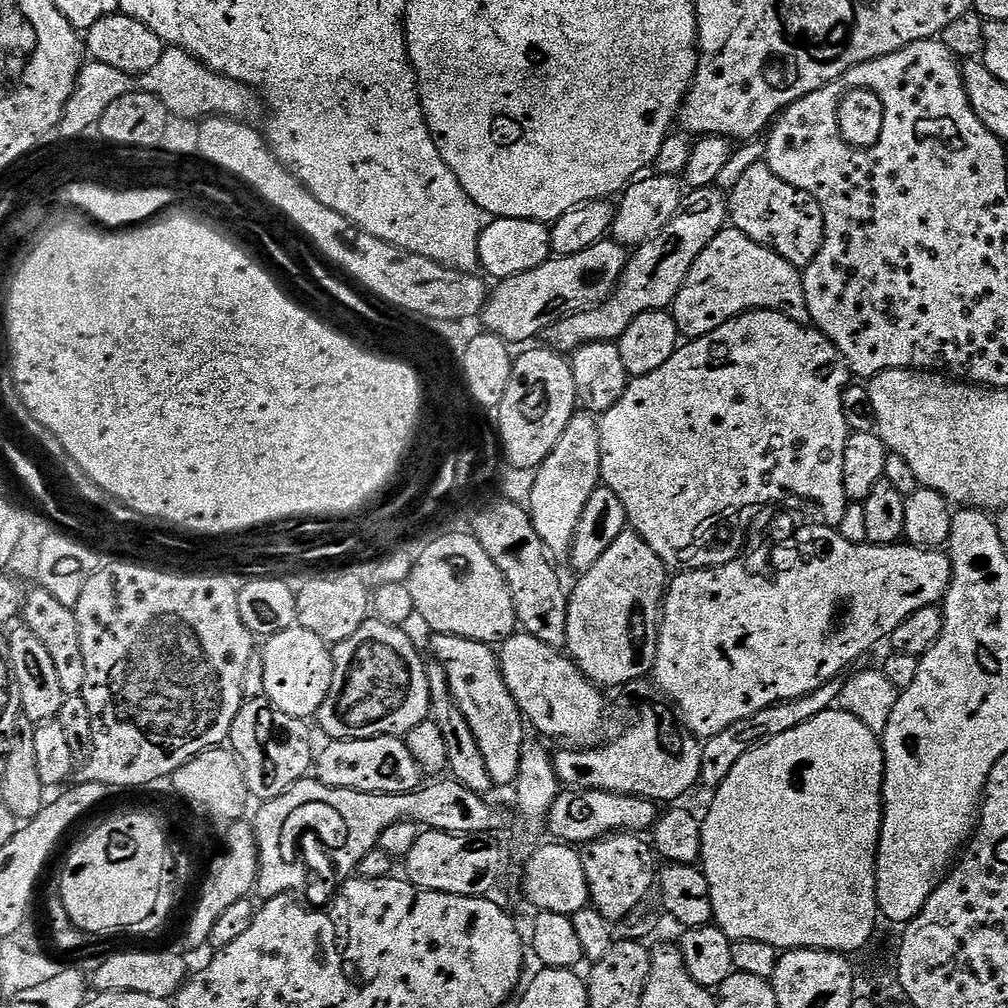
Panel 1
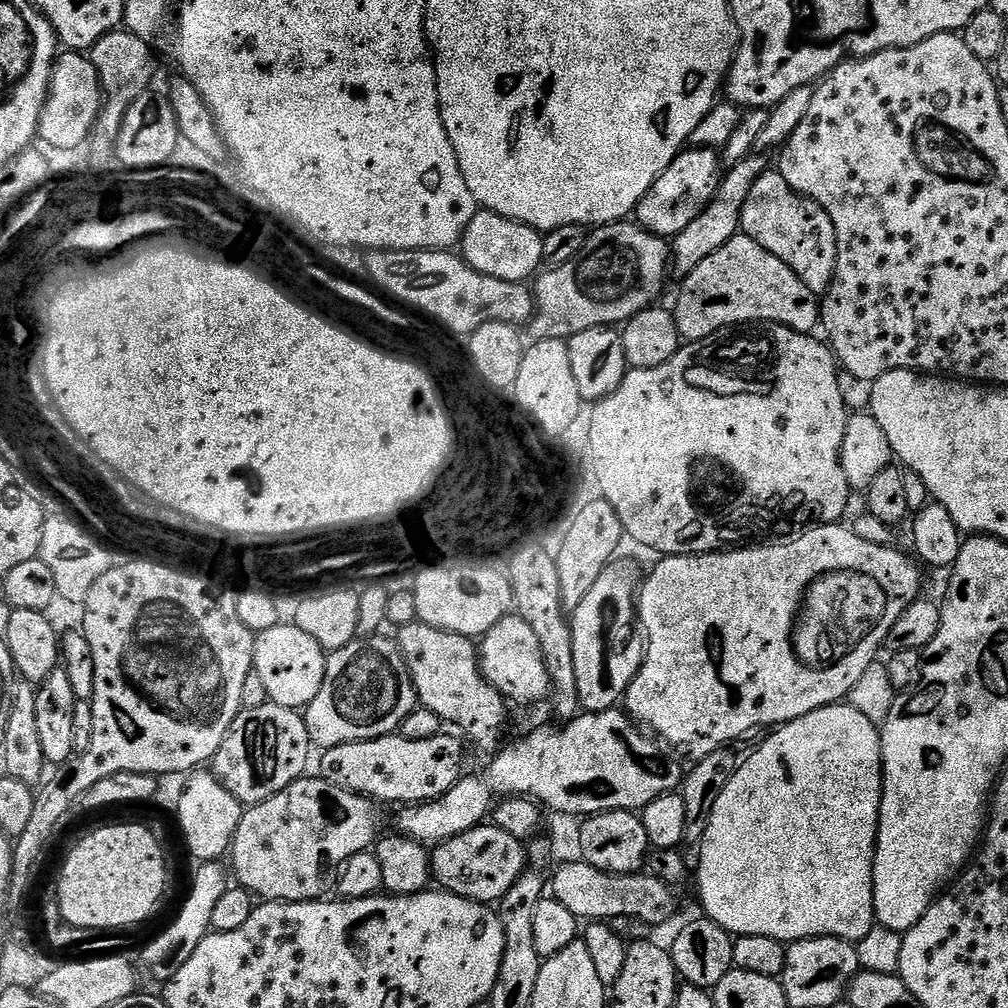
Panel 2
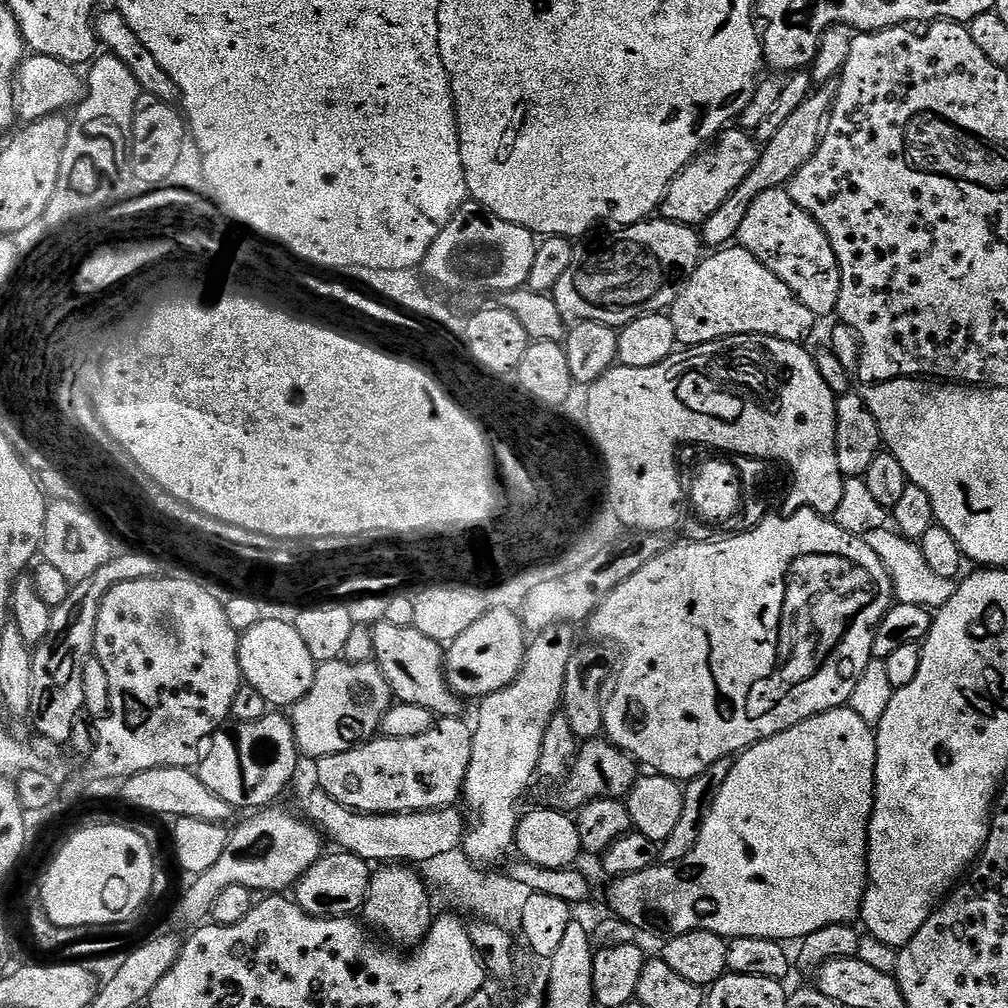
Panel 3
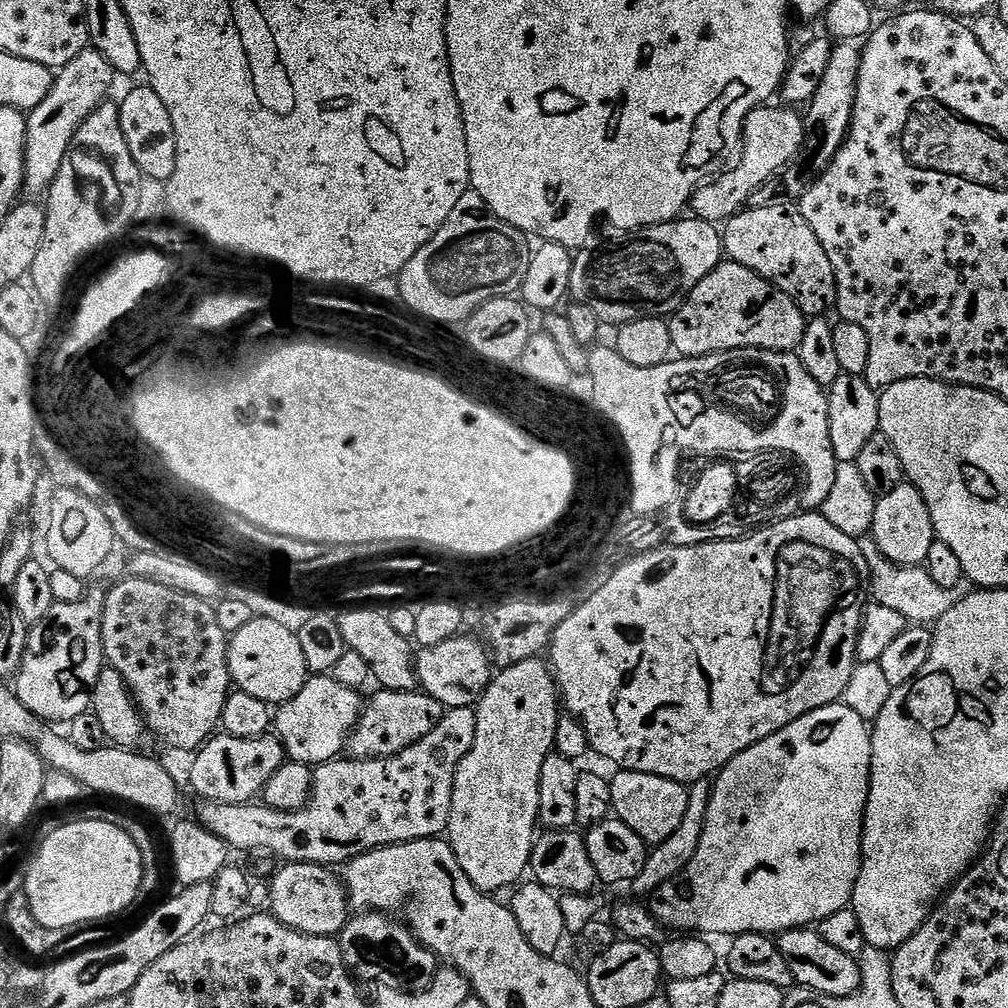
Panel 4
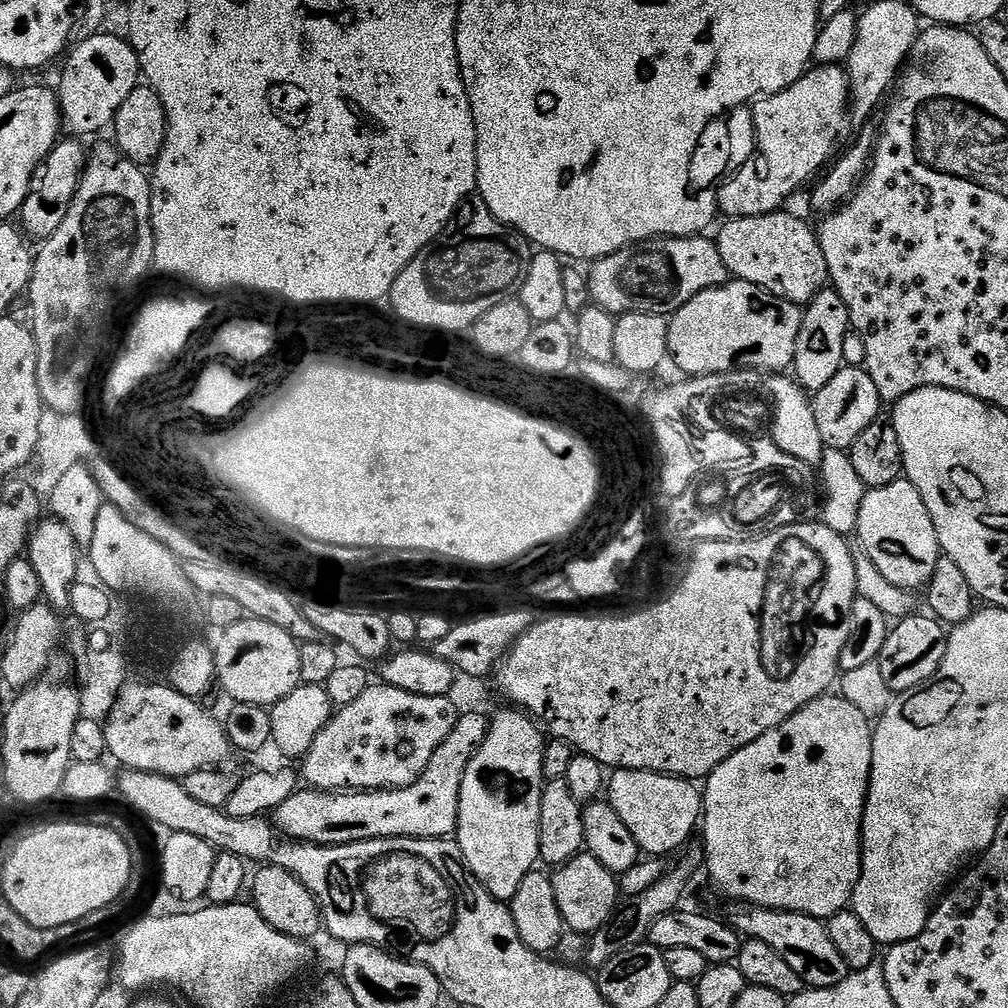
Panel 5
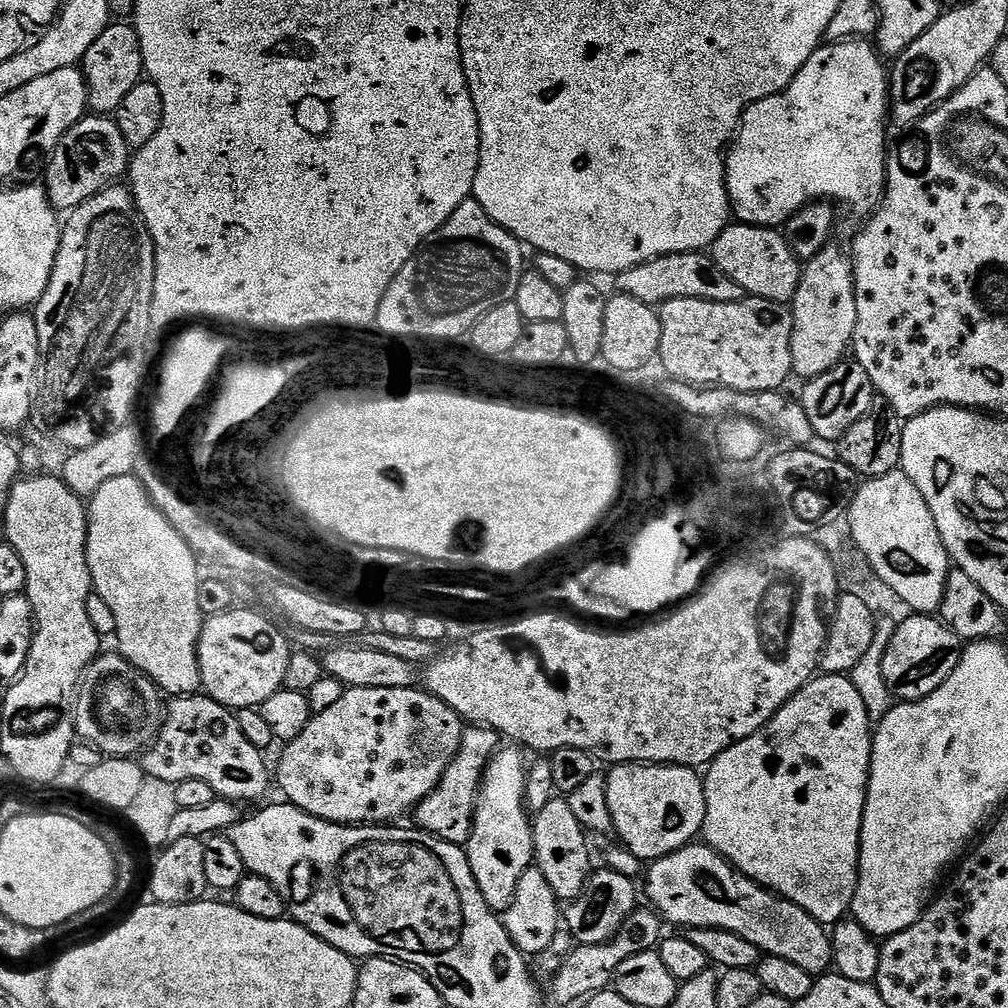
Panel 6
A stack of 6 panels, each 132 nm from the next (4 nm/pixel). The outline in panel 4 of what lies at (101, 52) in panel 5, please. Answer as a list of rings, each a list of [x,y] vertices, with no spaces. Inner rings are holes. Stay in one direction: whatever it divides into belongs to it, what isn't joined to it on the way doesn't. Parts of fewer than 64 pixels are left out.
[[[85,50],[74,58],[66,67],[55,73],[50,94],[37,108],[27,113],[28,130],[26,150],[24,151],[24,188],[27,191],[47,193],[52,187],[58,170],[62,170],[62,162],[72,145],[74,134],[78,134],[78,126],[94,114],[94,110],[109,99],[108,91],[112,88],[114,73],[110,62],[102,54],[94,50]]]

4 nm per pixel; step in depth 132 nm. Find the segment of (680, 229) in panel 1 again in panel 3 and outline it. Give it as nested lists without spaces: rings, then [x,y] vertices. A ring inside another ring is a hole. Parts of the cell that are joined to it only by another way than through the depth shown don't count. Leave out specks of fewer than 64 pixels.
[[[835,83],[819,85],[806,98],[806,102],[802,102],[802,106],[798,106],[798,110],[794,110],[794,114],[786,118],[785,124],[778,129],[778,134],[774,134],[769,144],[760,148],[760,157],[754,170],[750,170],[750,174],[742,178],[742,186],[738,186],[738,190],[734,190],[734,194],[730,194],[730,198],[726,198],[726,202],[722,202],[722,206],[718,206],[718,210],[714,210],[714,214],[710,214],[710,218],[702,226],[702,240],[709,249],[719,250],[731,245],[742,226],[742,218],[746,218],[746,210],[750,210],[750,202],[754,202],[754,198],[758,198],[758,194],[766,190],[787,185],[792,176],[798,174],[798,170],[810,160],[820,144],[835,97]]]

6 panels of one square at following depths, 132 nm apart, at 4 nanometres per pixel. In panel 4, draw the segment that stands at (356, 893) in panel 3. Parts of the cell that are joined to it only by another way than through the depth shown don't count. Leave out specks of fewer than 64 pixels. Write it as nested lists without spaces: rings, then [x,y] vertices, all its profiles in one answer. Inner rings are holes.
[[[285,863],[272,876],[268,900],[272,903],[271,915],[277,916],[286,927],[307,936],[339,937],[350,919],[348,892],[344,881],[331,867],[322,864]]]

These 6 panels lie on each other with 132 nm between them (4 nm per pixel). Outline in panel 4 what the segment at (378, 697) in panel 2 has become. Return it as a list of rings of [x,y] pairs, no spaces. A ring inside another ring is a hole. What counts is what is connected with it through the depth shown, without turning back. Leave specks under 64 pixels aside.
[[[312,674],[286,703],[279,705],[274,716],[274,732],[284,743],[287,759],[293,764],[315,766],[337,759],[349,743],[352,729],[360,721],[361,693],[342,686],[330,674]]]

